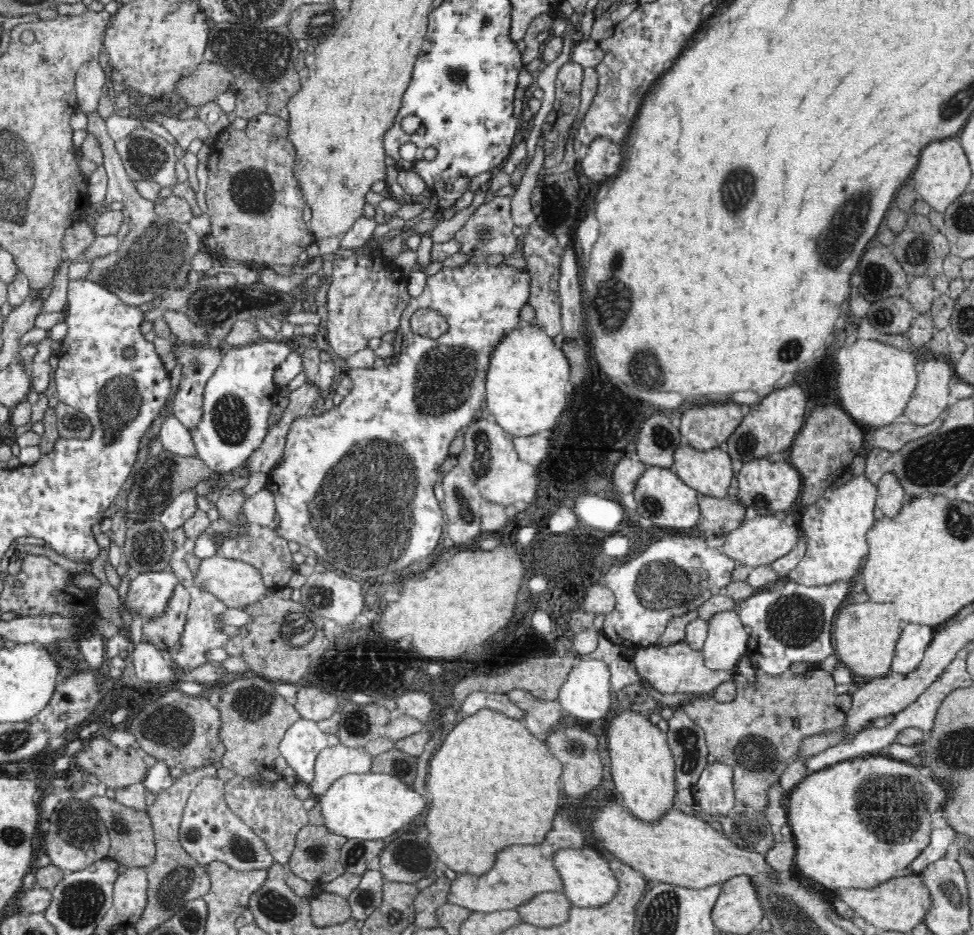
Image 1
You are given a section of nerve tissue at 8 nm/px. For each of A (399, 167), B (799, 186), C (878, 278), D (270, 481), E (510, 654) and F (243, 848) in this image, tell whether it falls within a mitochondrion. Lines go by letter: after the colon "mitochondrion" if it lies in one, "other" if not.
A: other
B: other
C: mitochondrion
D: other
E: other
F: mitochondrion

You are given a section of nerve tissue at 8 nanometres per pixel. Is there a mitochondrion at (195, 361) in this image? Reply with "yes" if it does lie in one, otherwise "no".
yes

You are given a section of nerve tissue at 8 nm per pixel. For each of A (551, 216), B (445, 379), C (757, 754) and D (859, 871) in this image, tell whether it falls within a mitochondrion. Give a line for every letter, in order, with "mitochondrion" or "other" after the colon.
A: other
B: mitochondrion
C: mitochondrion
D: other

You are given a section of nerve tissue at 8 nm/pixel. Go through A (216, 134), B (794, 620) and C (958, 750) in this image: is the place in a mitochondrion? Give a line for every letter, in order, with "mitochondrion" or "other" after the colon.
A: other
B: mitochondrion
C: mitochondrion

